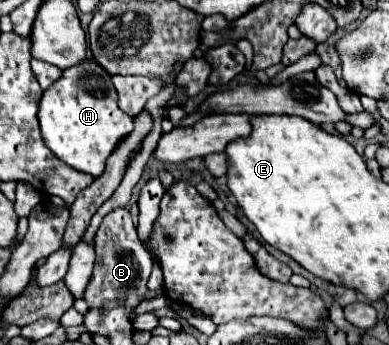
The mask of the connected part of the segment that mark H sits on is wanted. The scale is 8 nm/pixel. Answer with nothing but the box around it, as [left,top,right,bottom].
[38,59,134,177]

